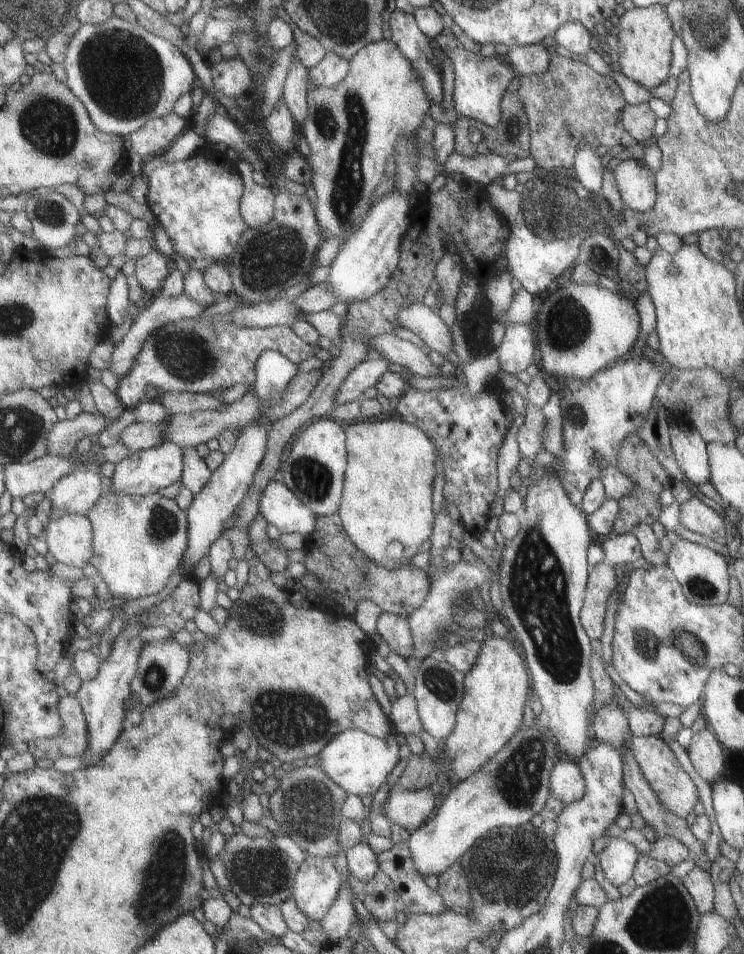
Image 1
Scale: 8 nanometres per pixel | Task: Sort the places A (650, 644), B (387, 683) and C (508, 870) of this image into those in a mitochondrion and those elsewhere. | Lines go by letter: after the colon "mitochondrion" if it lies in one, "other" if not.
A: mitochondrion
B: other
C: mitochondrion

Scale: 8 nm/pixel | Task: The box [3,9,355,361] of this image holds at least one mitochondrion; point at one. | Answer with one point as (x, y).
(123, 73)

